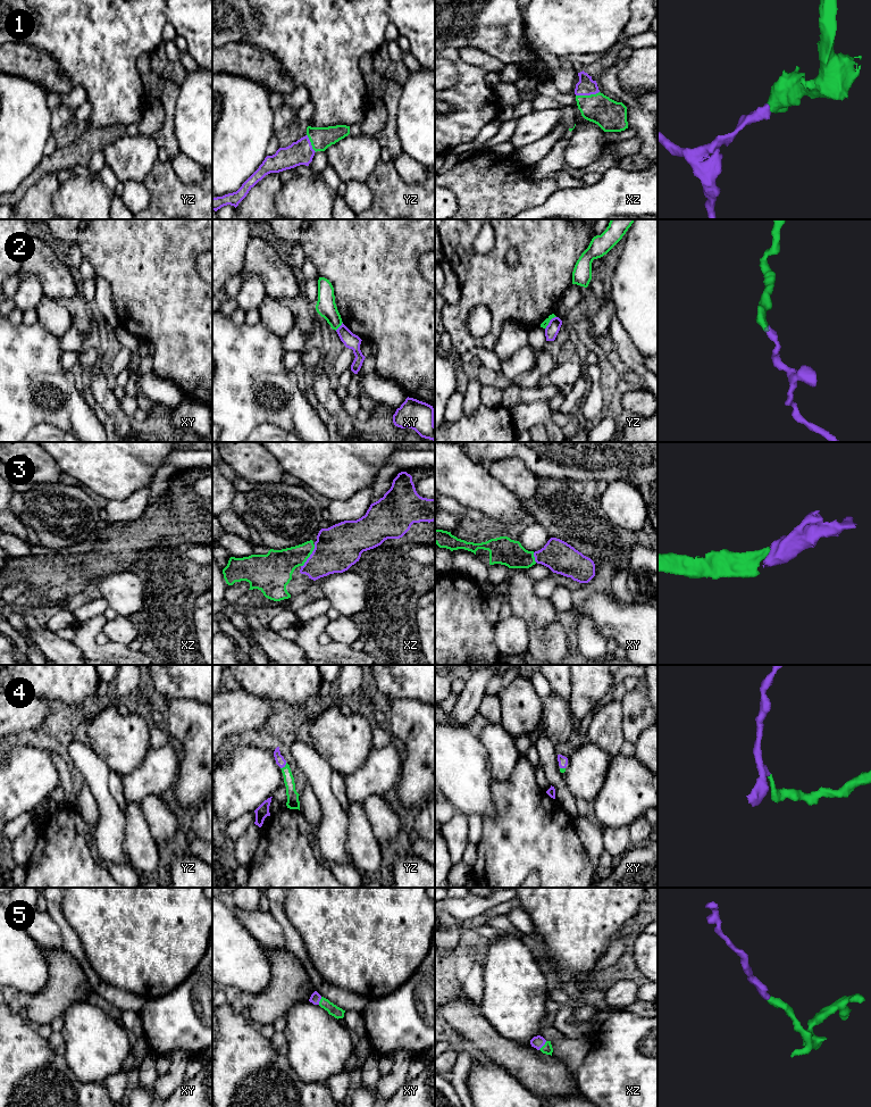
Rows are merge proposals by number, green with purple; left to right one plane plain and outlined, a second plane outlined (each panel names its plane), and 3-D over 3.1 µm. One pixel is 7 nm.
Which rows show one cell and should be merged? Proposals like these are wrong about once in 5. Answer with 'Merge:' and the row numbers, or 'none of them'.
Merge: 1, 3, 4, 5

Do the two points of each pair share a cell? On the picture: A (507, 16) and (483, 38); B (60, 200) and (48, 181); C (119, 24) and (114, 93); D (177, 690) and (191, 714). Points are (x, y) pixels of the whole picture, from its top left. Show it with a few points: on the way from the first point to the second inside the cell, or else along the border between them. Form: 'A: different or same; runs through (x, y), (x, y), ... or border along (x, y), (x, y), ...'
A: same; runs through (501, 19), (488, 32)
B: different; border along (61, 183), (53, 194), (52, 207)
C: same; runs through (114, 41), (114, 76)
D: different; border along (167, 699), (194, 699), (200, 702)

